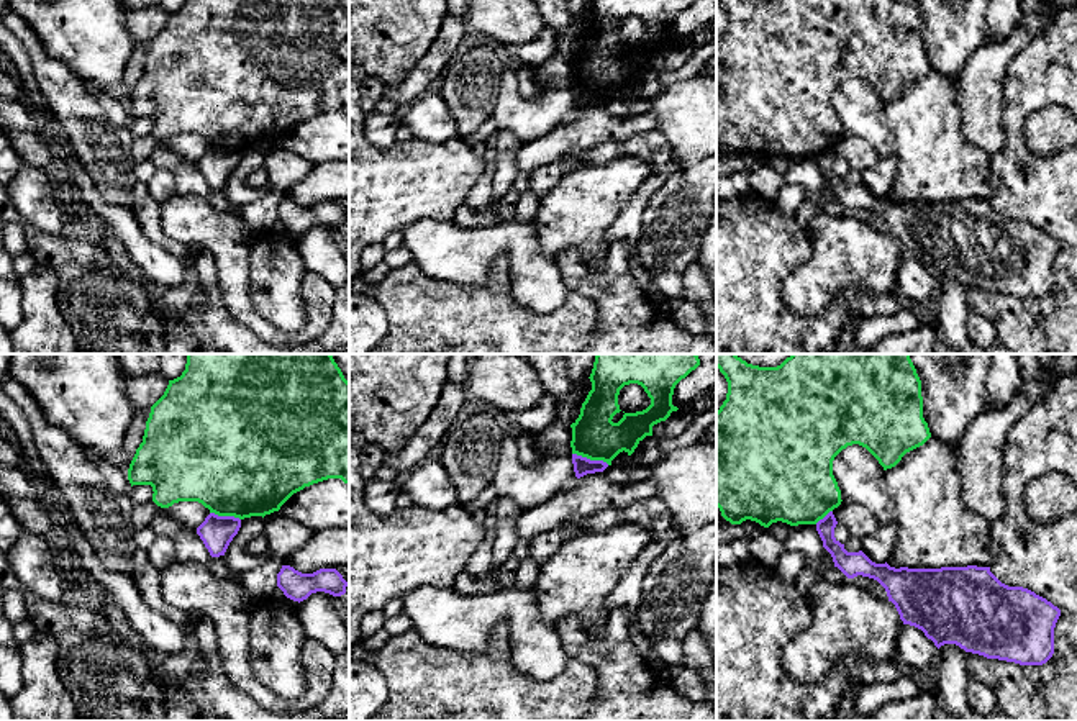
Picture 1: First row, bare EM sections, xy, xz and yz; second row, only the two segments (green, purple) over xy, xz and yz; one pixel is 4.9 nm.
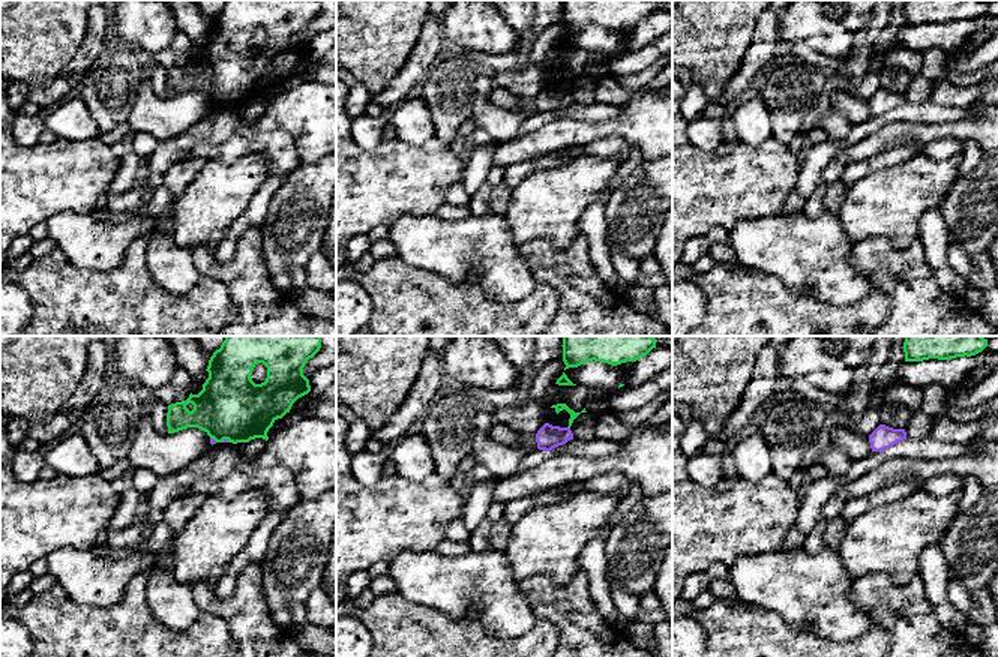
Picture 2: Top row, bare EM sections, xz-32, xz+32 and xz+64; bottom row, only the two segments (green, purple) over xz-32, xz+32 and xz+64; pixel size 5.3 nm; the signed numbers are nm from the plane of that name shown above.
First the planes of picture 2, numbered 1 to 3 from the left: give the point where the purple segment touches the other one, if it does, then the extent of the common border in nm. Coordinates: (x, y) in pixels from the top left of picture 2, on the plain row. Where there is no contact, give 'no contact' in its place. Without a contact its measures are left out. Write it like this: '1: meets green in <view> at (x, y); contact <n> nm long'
1: meets green in xz-32 at (225, 102); contact 60 nm long
2: no contact
3: no contact

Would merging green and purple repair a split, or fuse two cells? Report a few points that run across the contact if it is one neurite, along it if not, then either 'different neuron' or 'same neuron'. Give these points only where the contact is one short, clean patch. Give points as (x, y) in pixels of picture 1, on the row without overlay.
line xz (572, 86), (582, 90), (602, 92), (608, 97); different neuron

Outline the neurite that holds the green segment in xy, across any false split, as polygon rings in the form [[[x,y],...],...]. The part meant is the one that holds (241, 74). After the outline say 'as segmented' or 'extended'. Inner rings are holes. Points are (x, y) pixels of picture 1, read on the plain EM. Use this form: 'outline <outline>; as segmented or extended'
outline [[[185,0],[180,10],[169,13],[164,28],[151,39],[143,75],[128,102],[131,120],[151,118],[152,134],[161,141],[179,134],[198,134],[210,146],[239,152],[264,151],[279,144],[293,126],[328,111],[341,111],[349,118],[349,15],[339,0]]]; as segmented

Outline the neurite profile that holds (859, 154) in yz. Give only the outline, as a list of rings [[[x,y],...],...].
[[[841,134],[838,141],[833,143],[838,156],[843,156],[852,170],[866,170],[879,162],[879,154],[864,139],[851,134]]]

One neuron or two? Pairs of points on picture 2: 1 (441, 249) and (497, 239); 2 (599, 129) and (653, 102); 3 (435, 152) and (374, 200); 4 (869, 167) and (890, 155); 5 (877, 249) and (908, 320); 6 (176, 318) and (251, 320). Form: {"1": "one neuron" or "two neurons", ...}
{"1": "one neuron", "2": "one neuron", "3": "one neuron", "4": "one neuron", "5": "one neuron", "6": "two neurons"}

